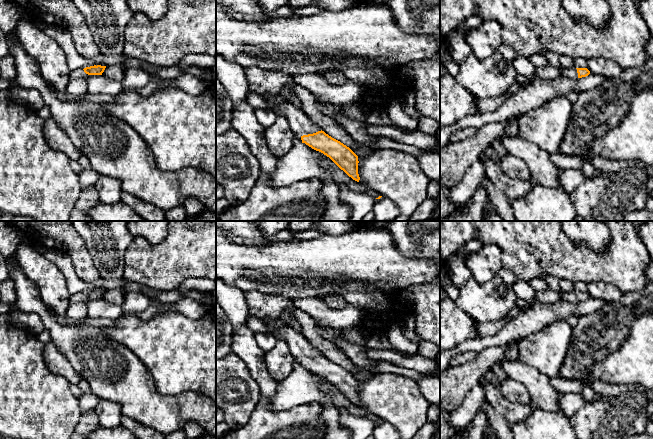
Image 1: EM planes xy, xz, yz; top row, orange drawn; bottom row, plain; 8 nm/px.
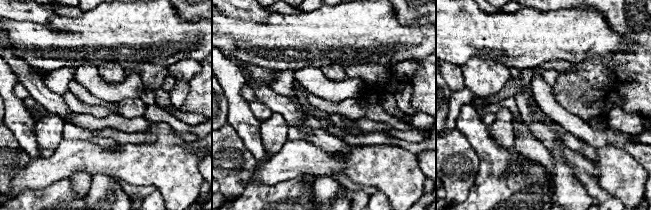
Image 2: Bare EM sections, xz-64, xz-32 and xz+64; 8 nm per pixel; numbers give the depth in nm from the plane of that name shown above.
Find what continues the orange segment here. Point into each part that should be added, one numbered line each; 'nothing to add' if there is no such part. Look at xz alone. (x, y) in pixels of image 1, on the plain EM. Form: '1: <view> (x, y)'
1: xz (300, 348)

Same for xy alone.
1: xy (75, 298)

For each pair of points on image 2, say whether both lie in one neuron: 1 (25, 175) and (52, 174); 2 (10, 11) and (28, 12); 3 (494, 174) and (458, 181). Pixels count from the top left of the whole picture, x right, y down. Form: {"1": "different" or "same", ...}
{"1": "same", "2": "same", "3": "different"}

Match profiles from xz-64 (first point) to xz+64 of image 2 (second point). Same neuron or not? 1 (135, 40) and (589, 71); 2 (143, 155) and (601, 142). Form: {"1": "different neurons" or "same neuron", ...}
{"1": "different neurons", "2": "different neurons"}

